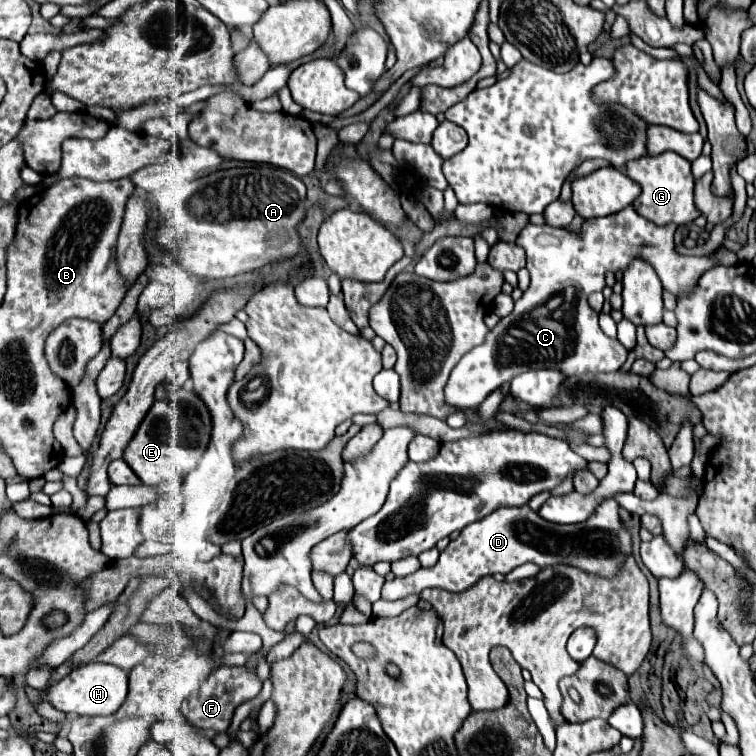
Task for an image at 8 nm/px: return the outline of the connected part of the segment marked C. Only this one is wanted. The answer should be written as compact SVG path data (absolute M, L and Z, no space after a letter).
M631 205L621 209L619 213L607 215L607 217L595 217L587 219L581 227L581 233L569 233L567 229L555 229L549 225L531 225L527 223L523 231L517 237L517 245L521 245L527 251L527 269L531 273L531 285L523 293L519 301L515 301L515 309L503 317L485 337L485 343L471 349L461 357L461 361L455 365L455 369L449 375L449 381L445 385L445 399L449 405L457 407L469 407L479 405L489 393L499 389L503 383L509 383L515 375L529 369L557 369L565 375L581 375L581 373L611 373L619 371L621 365L627 359L627 349L617 341L607 337L601 327L597 325L597 313L589 307L589 295L595 291L603 291L605 287L605 273L611 269L627 269L627 265L635 257L647 259L653 269L657 271L663 287L671 291L673 295L679 295L683 291L689 291L699 275L703 275L707 269L715 267L717 261L713 255L701 255L701 257L687 257L675 253L673 245L673 233L677 225L655 225L647 219L643 219Z

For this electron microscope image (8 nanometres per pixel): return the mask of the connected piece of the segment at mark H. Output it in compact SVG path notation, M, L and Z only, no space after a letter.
M107 663L81 665L47 691L47 699L57 711L75 715L111 715L123 705L125 697L127 697L127 673Z

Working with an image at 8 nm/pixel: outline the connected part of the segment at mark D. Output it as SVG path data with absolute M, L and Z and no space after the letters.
M605 499L595 513L581 525L551 525L541 519L529 505L523 507L503 507L473 521L461 529L459 537L451 541L435 567L419 569L407 577L395 577L387 581L381 589L381 599L397 601L411 593L421 593L427 587L437 587L445 591L465 591L475 585L485 575L503 573L531 561L539 567L549 565L575 565L589 573L601 577L613 577L619 571L619 563L631 553L631 533L619 519L619 503L615 499Z

